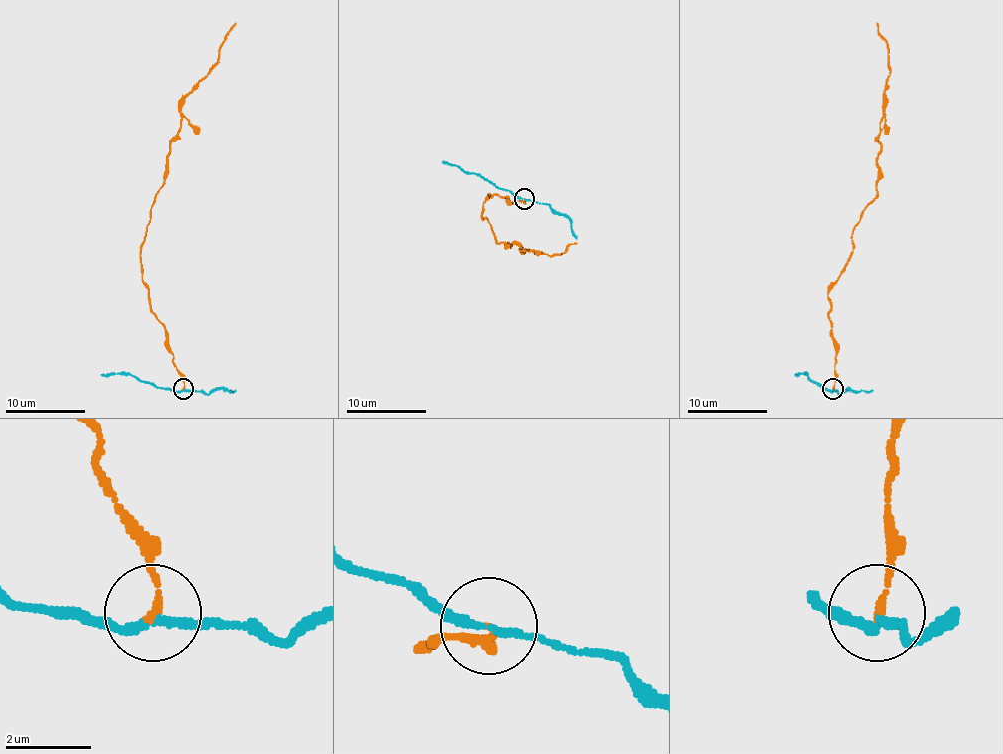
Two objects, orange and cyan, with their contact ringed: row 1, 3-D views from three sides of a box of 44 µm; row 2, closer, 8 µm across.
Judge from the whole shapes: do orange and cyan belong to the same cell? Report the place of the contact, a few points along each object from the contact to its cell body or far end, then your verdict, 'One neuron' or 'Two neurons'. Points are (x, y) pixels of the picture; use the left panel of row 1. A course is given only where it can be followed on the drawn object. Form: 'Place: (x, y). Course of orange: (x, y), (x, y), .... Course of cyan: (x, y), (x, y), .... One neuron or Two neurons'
Place: (183, 388). Course of orange: (183, 388), (164, 326), (150, 308), (140, 244), (169, 143), (181, 125), (181, 101), (217, 61), (235, 23). Course of cyan: (183, 390), (156, 388), (128, 374), (100, 374). Two neurons

